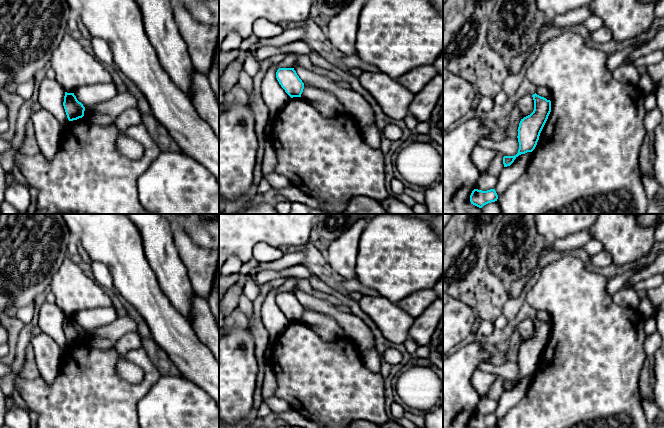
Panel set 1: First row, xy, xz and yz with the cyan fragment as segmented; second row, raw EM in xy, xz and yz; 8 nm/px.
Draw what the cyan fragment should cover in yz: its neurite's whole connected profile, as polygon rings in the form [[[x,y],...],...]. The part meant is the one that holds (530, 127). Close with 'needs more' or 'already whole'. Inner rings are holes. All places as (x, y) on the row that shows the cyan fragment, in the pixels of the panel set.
[[[532,95],[534,100],[533,112],[521,119],[518,127],[518,153],[514,156],[504,156],[504,167],[510,166],[514,160],[521,154],[532,152],[539,140],[540,133],[551,112],[551,101],[544,97]]]; already whole

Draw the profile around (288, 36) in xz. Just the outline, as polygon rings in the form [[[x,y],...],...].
[[[304,27],[287,29],[284,30],[283,33],[277,37],[259,39],[257,43],[259,47],[264,46],[281,47],[289,43],[303,40],[304,35],[305,35]]]

